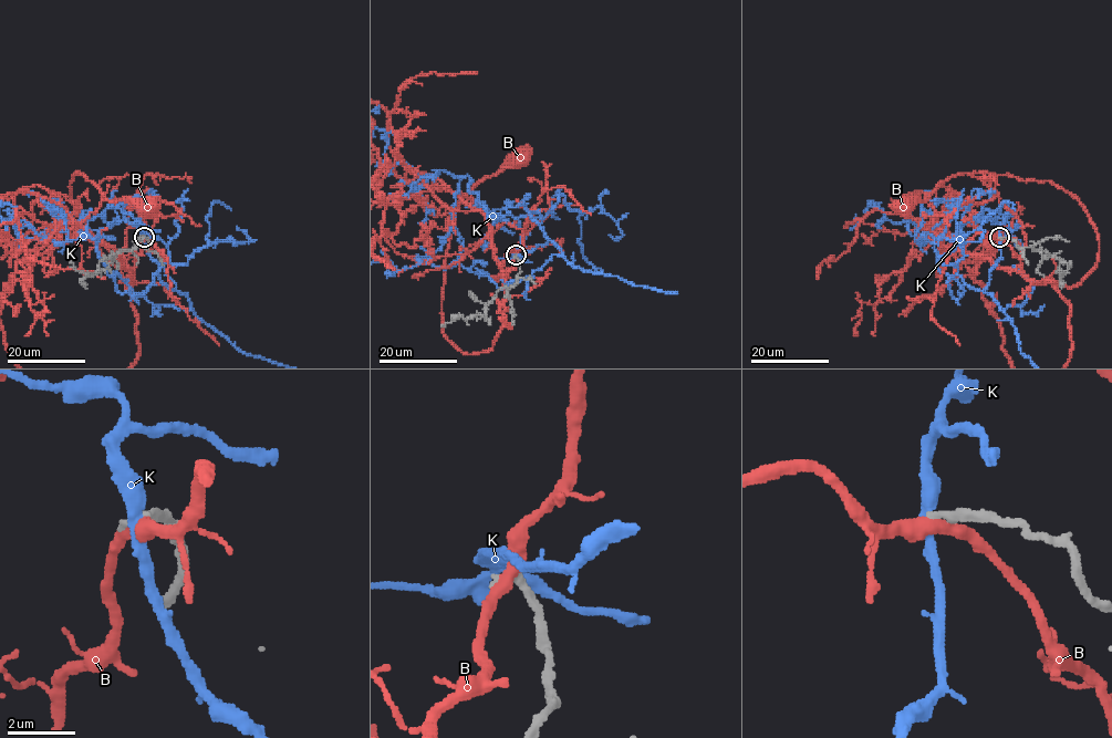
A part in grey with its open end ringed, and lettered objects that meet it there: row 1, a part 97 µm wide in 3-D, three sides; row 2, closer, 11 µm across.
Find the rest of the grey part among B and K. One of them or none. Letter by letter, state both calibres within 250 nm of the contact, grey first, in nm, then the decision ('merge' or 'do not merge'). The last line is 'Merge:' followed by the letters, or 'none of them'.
B: 340 nm thick on the grey side, 380 nm on the other; do not merge
K: 280 nm thick on the grey side, 400 nm on the other; do not merge
Merge: none of them

